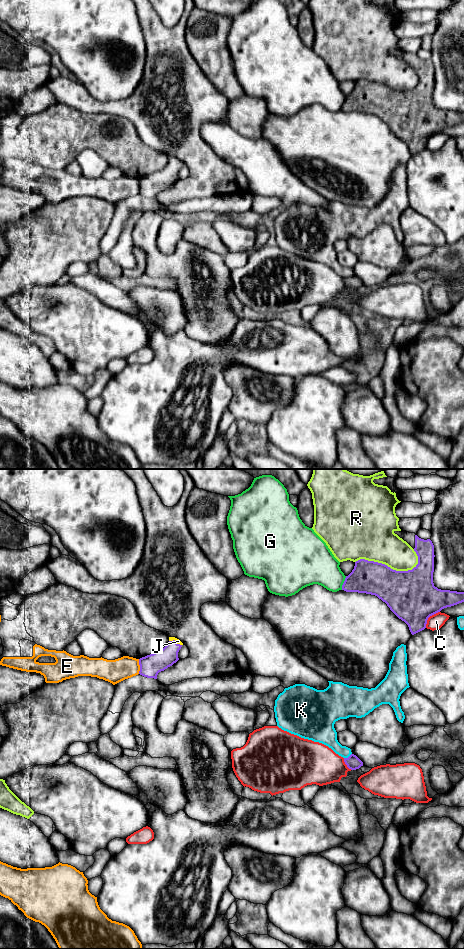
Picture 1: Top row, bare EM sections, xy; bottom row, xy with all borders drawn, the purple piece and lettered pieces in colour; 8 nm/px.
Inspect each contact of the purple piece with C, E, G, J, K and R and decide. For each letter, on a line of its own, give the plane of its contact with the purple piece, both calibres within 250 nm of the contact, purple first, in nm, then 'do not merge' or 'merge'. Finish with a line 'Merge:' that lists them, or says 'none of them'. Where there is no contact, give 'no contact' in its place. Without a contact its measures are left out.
C: meets purple in xy; 400 nm thick on the purple side, 120 nm on the other; do not merge
E: meets purple in xy; 170 nm thick on the purple side, 190 nm on the other; do not merge
G: meets purple in xy; 260 nm thick on the purple side, 300 nm on the other; do not merge
J: meets purple in xy; 160 nm thick on the purple side, 40 nm on the other; merge
K: meets purple in xy; 110 nm thick on the purple side, 160 nm on the other; do not merge
R: meets purple in xy; 360 nm thick on the purple side, 340 nm on the other; do not merge
Merge: J

